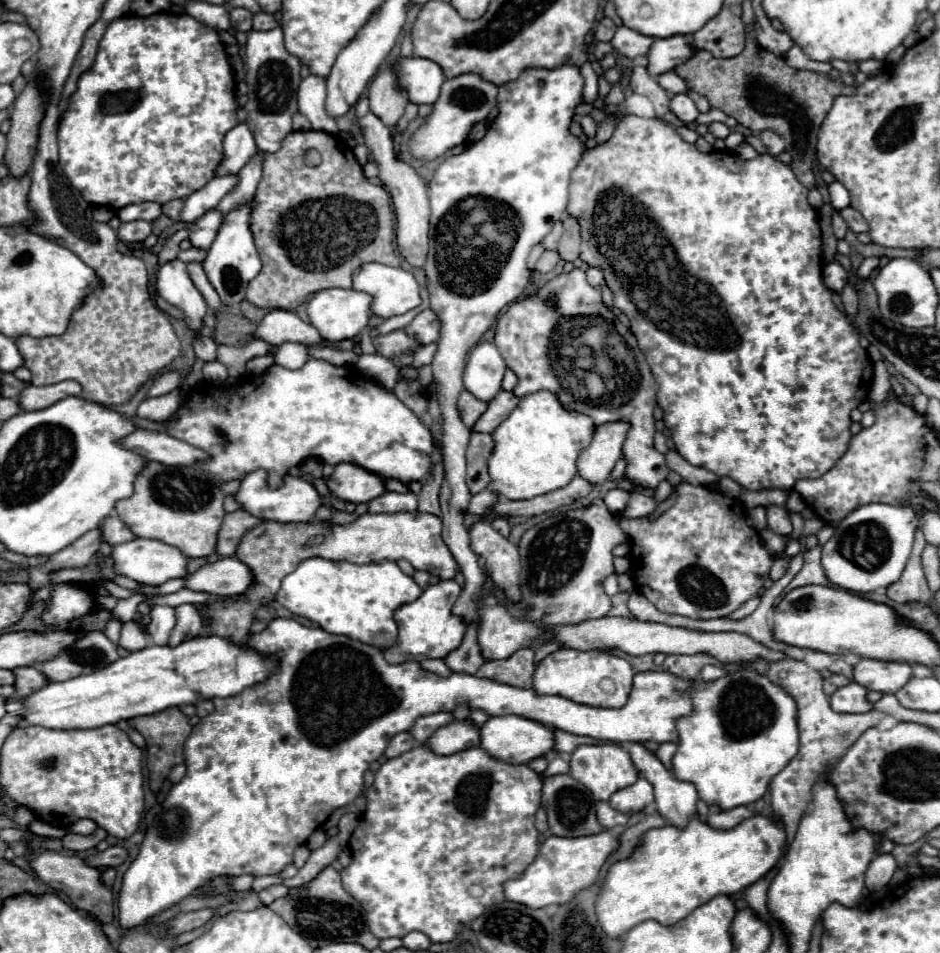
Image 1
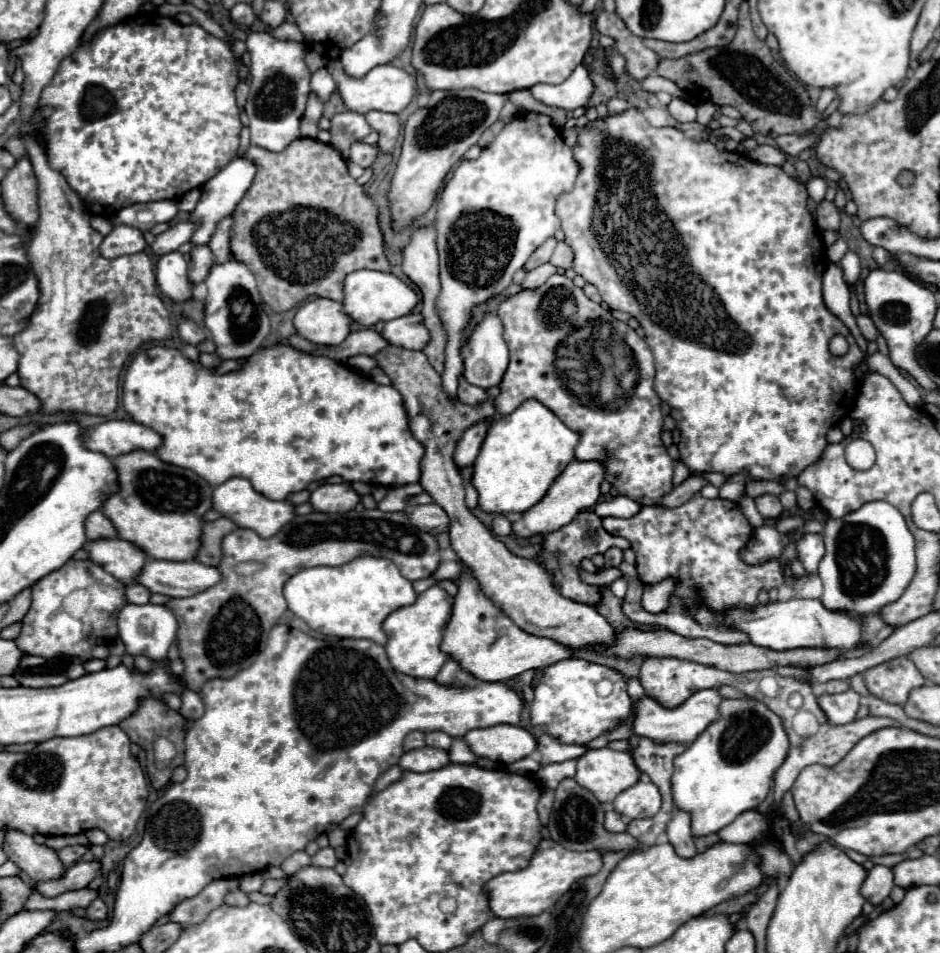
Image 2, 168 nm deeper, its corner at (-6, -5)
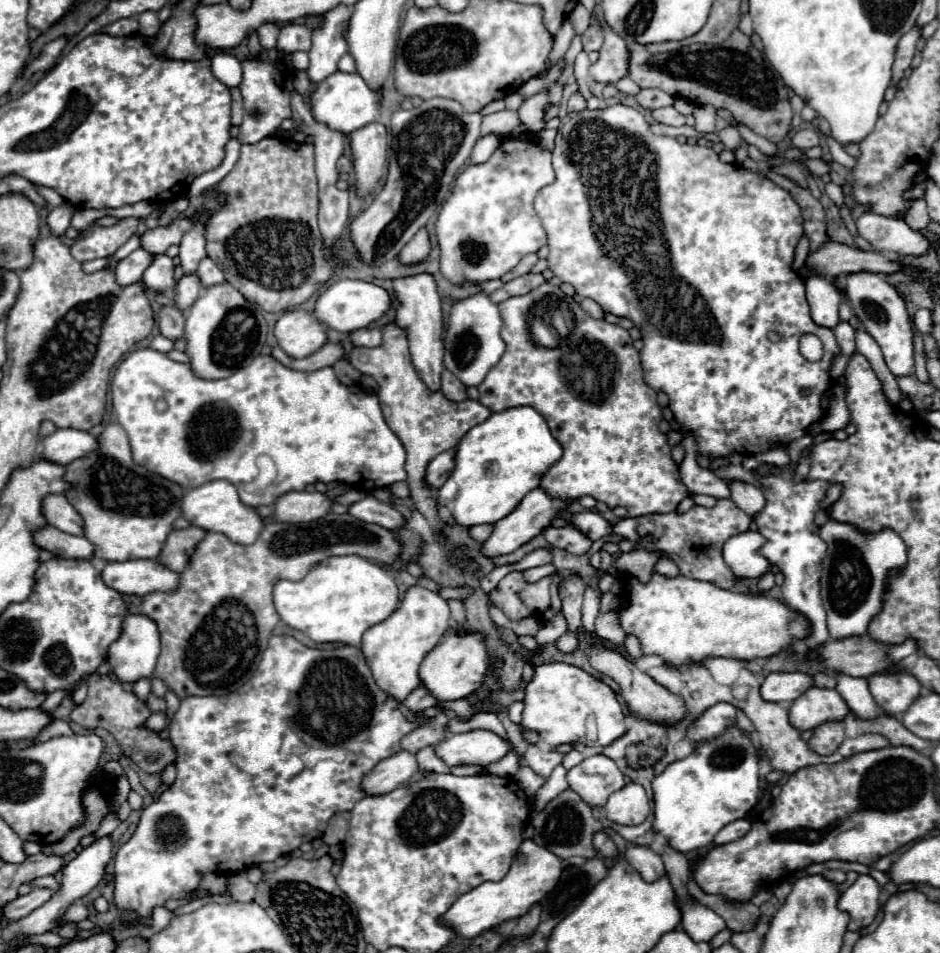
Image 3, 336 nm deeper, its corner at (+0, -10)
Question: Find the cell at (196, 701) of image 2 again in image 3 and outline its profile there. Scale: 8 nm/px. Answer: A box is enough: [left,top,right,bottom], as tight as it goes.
[147,713,171,733]

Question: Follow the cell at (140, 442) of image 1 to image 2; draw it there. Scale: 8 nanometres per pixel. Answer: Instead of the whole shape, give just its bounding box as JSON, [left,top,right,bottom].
[85,420,163,458]

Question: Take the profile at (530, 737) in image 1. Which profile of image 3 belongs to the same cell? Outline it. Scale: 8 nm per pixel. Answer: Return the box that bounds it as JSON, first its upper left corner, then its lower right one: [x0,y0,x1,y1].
[435,731,509,767]

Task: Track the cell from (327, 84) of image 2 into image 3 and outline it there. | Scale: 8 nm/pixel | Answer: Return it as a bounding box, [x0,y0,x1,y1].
[307,5,351,83]

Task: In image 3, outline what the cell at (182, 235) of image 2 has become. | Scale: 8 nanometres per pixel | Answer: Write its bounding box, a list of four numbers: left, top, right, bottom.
[115,249,153,287]

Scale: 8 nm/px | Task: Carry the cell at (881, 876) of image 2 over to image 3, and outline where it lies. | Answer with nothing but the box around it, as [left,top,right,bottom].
[837,875,881,931]

